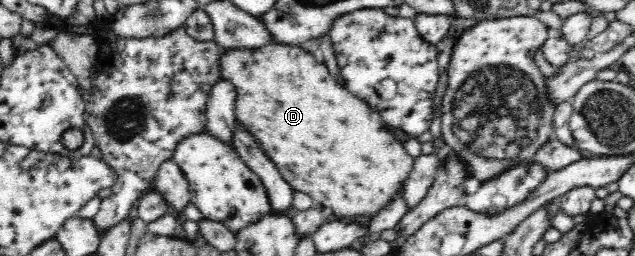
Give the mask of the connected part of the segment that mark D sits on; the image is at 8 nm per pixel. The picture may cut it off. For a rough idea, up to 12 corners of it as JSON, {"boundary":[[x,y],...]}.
{"boundary":[[298,45],[226,49],[237,123],[316,205],[373,216],[413,167]]}

